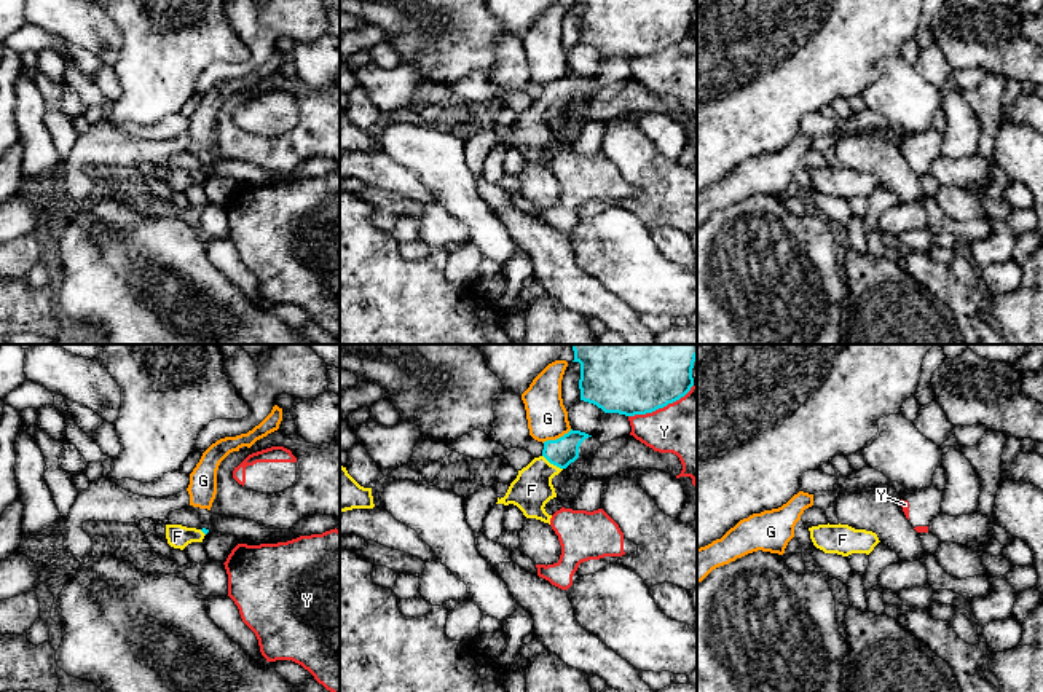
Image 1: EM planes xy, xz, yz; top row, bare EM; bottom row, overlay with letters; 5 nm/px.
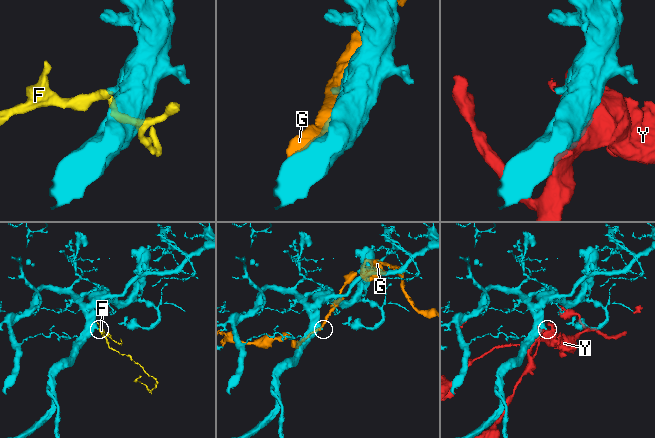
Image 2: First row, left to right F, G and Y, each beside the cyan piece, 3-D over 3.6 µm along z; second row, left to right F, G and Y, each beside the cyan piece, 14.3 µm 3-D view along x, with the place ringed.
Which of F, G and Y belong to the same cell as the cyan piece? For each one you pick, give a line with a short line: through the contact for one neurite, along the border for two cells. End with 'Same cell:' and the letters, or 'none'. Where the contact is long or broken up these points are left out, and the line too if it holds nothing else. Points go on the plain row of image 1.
F: line xz (565, 93), (552, 106), (535, 123), (531, 133)
Same cell: F

